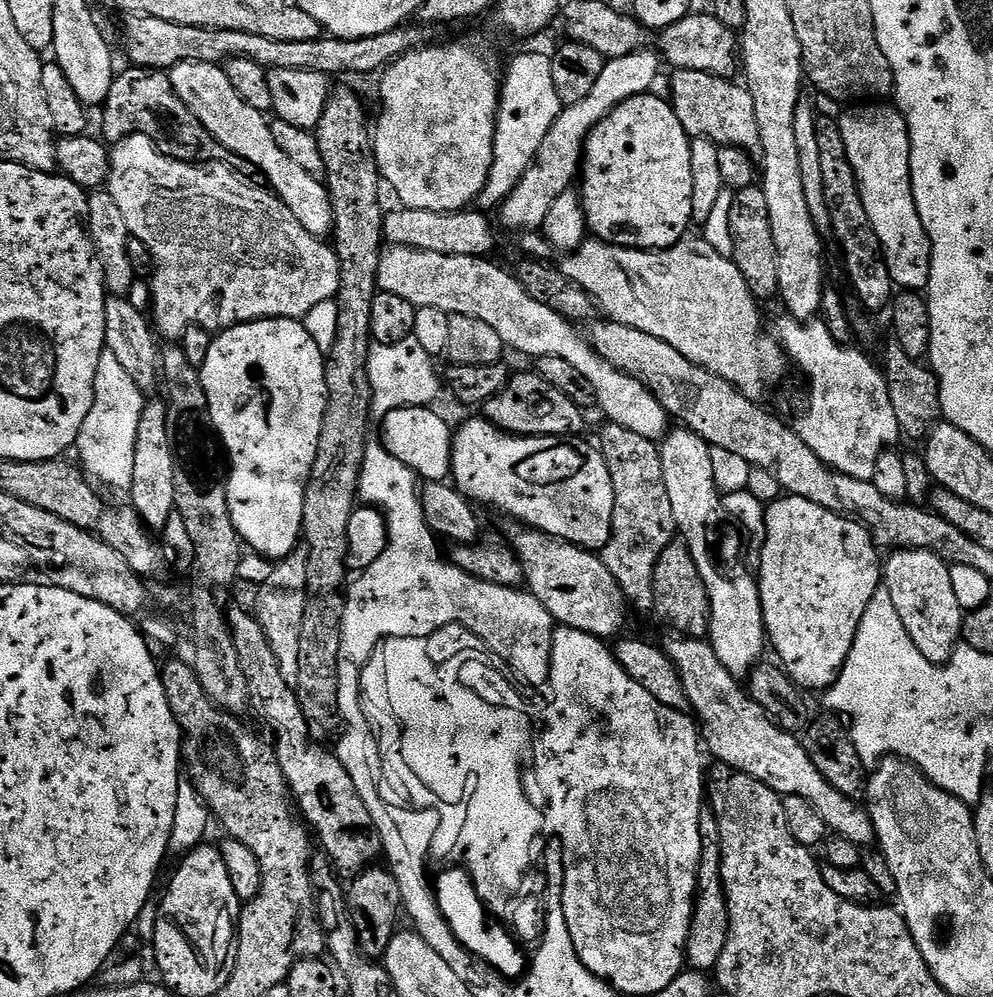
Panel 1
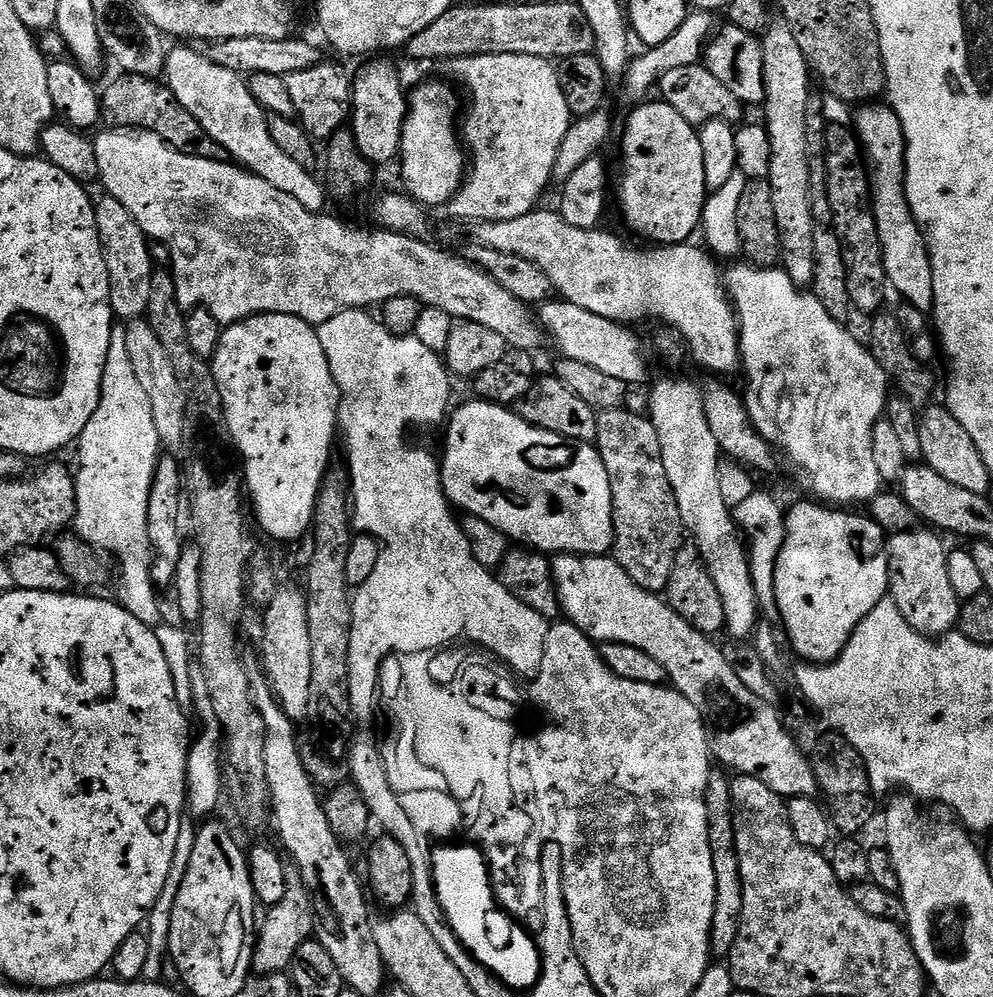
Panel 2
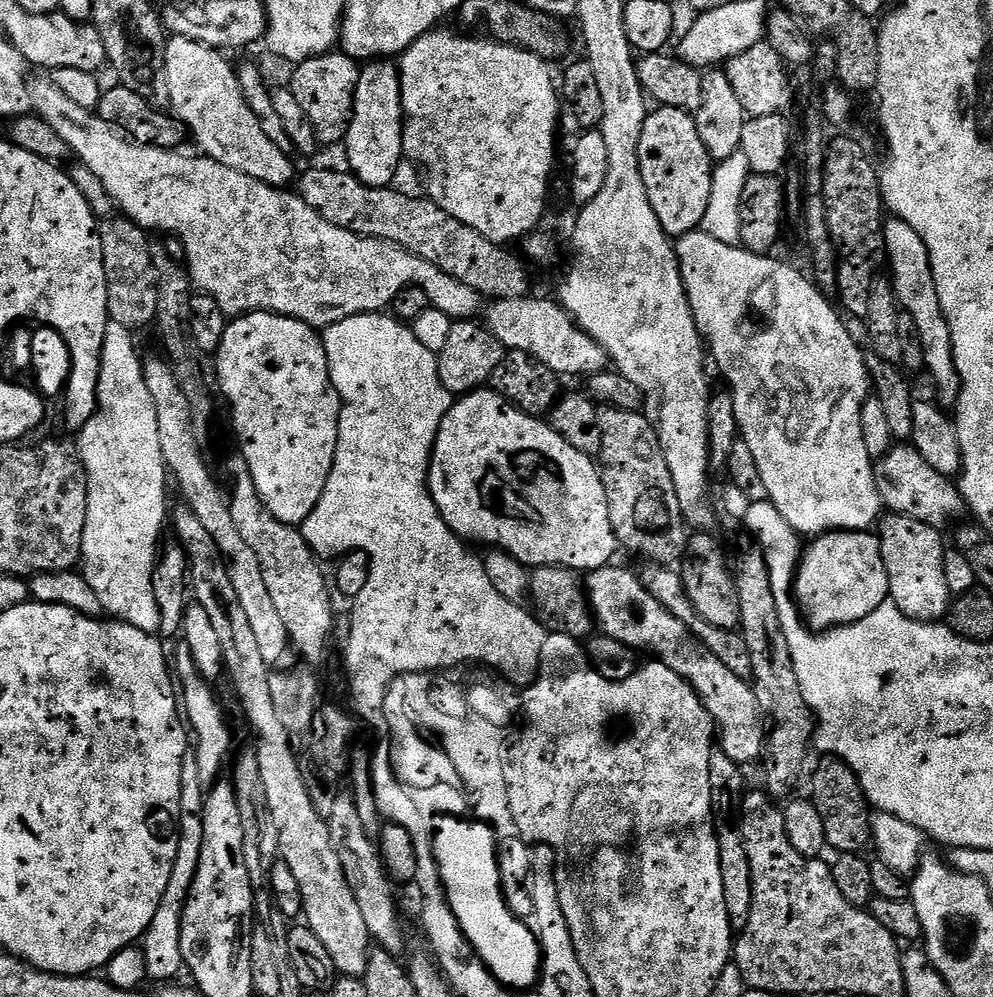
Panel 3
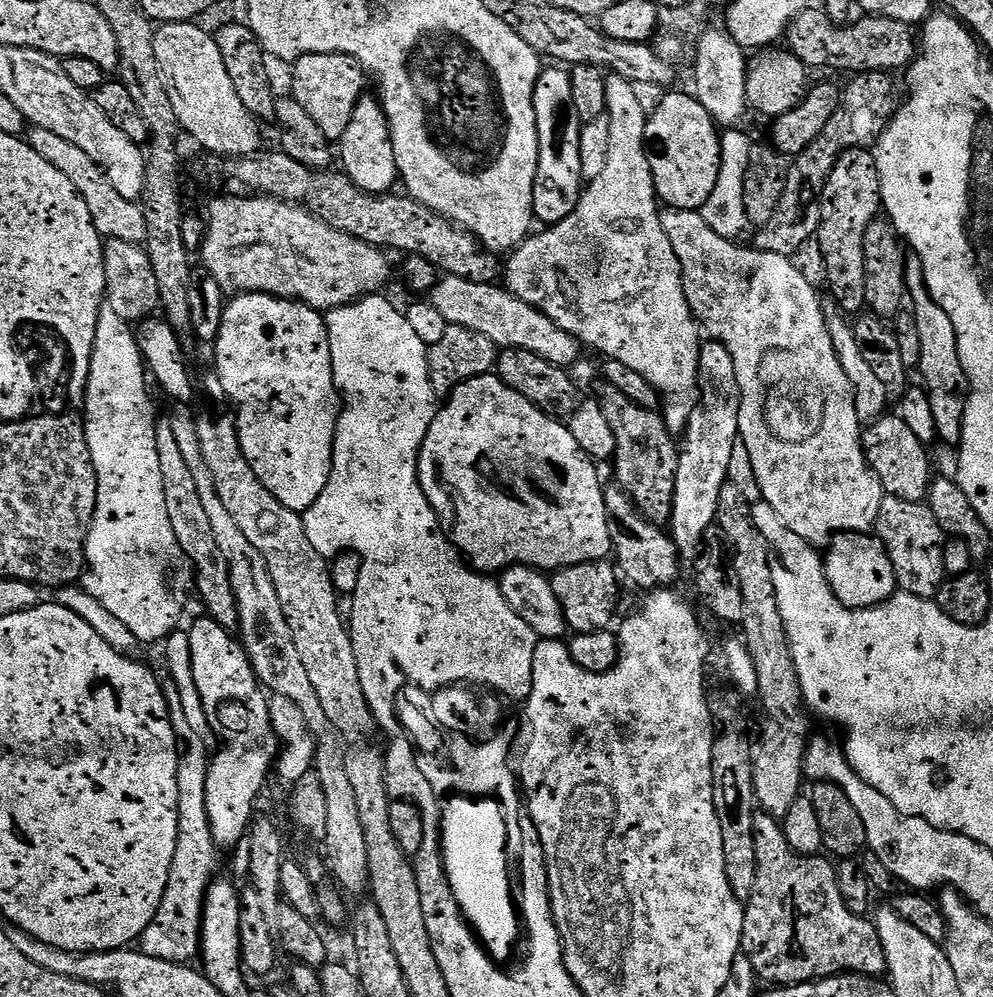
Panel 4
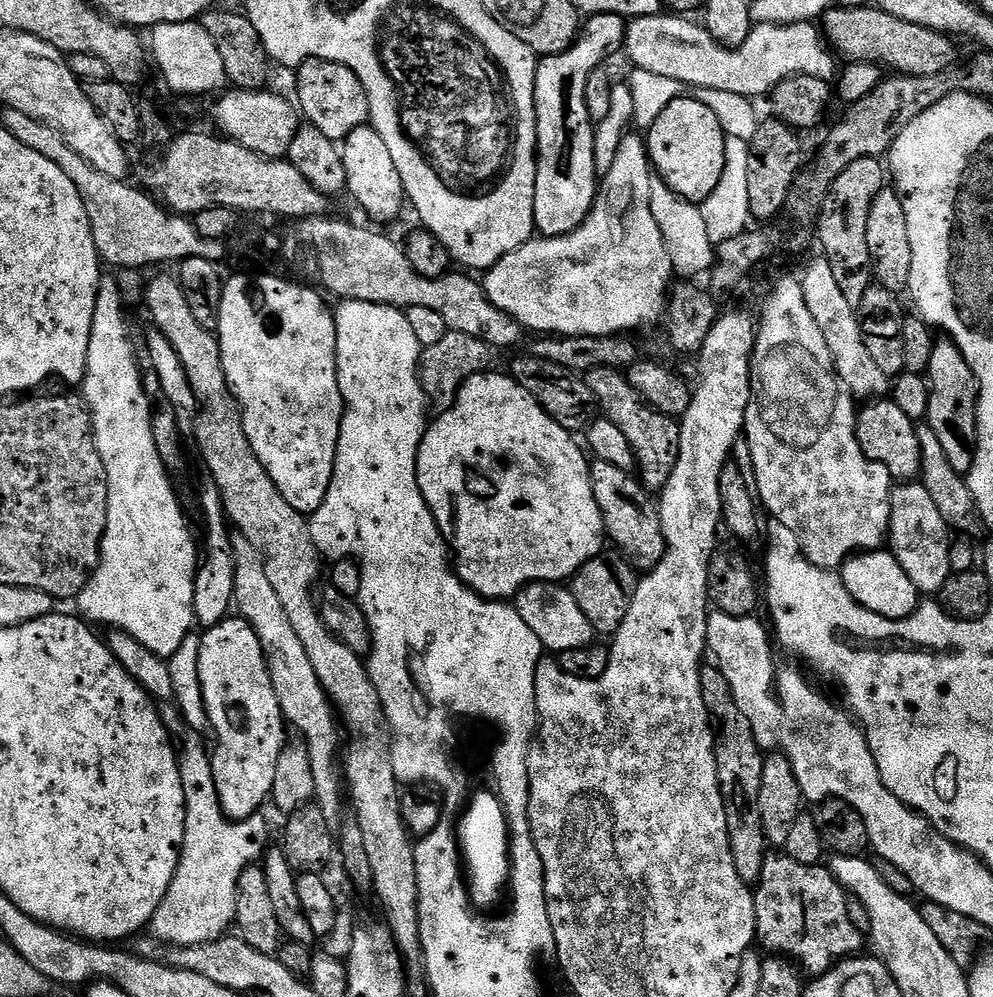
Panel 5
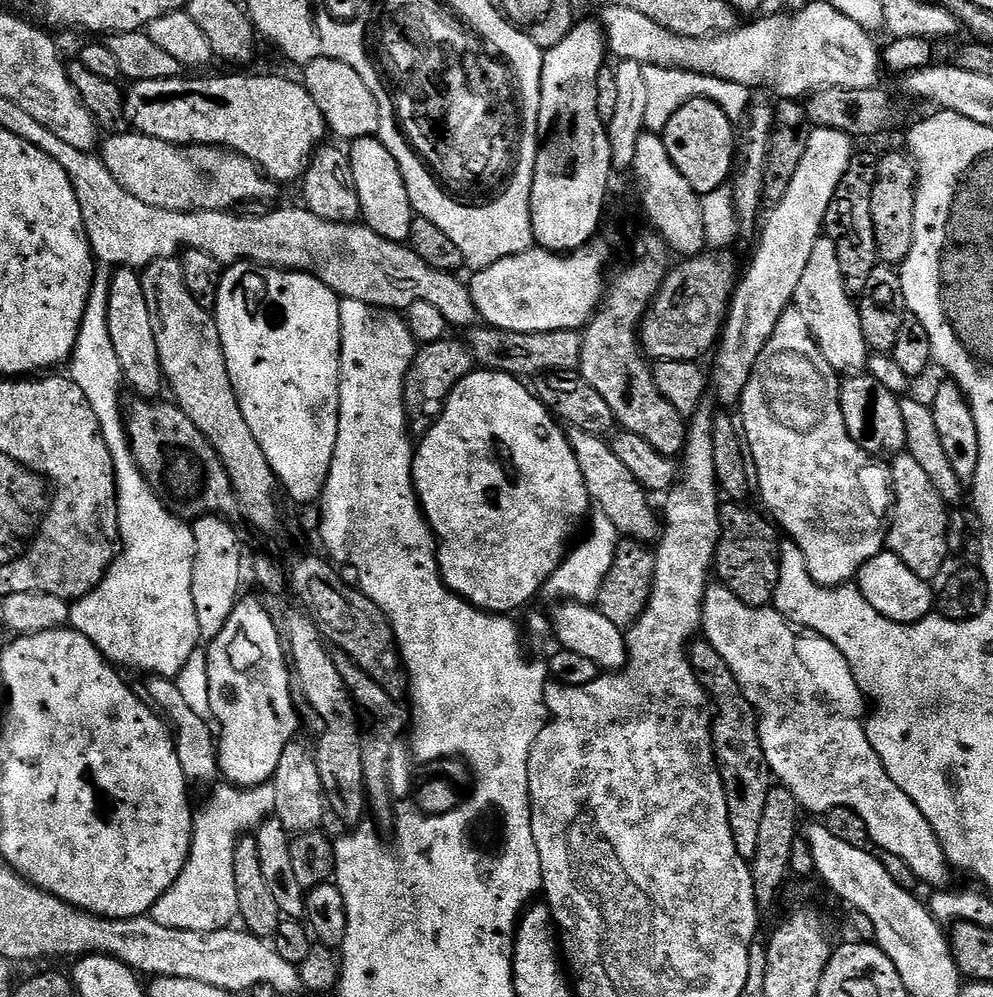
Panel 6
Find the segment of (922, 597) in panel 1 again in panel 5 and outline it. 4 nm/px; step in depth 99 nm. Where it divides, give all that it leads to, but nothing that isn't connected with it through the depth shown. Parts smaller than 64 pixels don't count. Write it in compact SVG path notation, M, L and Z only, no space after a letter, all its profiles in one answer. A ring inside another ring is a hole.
M900 482L890 492L890 518L888 520L887 547L893 558L906 570L906 578L914 582L917 592L921 594L939 593L940 587L952 575L950 564L950 529L942 518L934 498L922 482Z

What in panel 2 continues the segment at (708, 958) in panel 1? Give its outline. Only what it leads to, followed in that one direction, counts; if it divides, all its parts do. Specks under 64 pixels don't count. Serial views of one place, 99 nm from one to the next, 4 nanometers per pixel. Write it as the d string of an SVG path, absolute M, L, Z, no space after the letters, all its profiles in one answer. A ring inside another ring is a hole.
M709 771L708 785L706 786L706 814L708 815L708 841L714 862L716 875L716 905L712 919L712 950L717 957L727 957L732 948L734 938L738 934L740 915L742 914L742 886L740 885L740 867L738 854L732 830L732 803L730 801L732 786L729 777L724 777L723 771Z

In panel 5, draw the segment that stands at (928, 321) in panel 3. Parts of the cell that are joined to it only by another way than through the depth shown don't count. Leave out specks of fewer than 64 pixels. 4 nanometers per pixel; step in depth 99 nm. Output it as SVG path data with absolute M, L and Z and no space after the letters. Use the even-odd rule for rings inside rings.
M947 338L936 340L930 354L930 366L926 373L928 381L928 414L926 423L934 430L950 466L958 474L967 477L976 457L976 379L966 358Z

